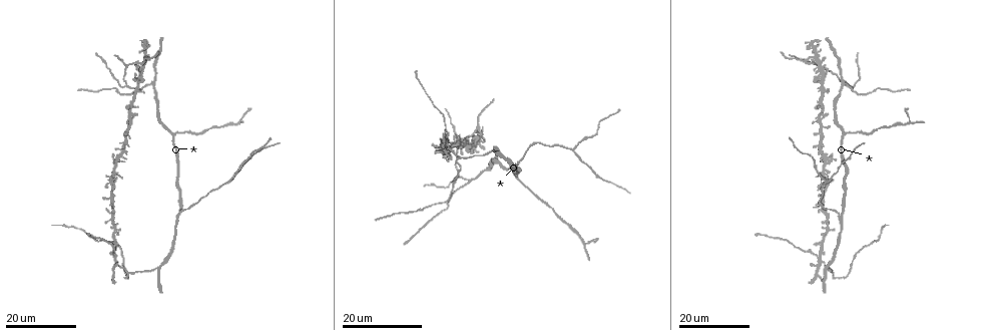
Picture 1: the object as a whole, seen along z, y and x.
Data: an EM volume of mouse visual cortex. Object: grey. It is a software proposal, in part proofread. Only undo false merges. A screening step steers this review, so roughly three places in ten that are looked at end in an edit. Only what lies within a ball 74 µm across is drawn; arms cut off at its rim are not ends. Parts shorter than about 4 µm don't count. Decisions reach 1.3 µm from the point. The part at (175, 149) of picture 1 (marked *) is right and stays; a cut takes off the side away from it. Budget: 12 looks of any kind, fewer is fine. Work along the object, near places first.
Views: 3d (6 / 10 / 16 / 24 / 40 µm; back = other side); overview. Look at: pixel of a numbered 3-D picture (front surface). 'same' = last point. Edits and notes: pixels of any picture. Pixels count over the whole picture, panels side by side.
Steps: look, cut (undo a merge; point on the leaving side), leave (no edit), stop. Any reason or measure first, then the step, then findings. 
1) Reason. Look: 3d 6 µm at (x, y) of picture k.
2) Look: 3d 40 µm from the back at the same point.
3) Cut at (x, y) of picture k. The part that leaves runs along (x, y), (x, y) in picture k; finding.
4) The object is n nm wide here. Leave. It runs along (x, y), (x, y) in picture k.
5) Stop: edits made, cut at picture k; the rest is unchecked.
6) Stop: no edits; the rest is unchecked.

Three arms meet. Look: 3d 16 µm at (127, 274) of picture 1.

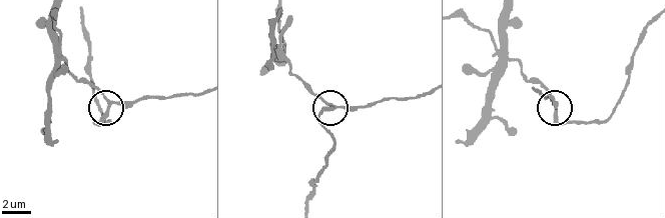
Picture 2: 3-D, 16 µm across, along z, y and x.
Zoom in. Look: 3d 6 µm at (108, 101) of picture 2.

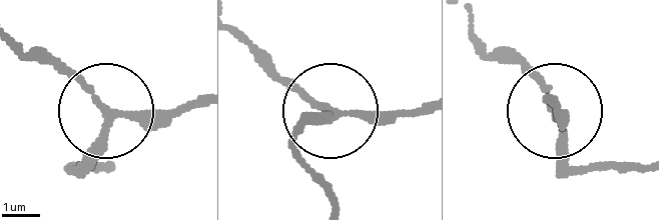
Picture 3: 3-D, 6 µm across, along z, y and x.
Leave. It runs along (195, 102), (128, 118), (90, 99), (45, 54) in picture 3; all the same neuron.

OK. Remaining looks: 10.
Three-way junction. Look: 3d 16 µm at (826, 267) of picture 1.

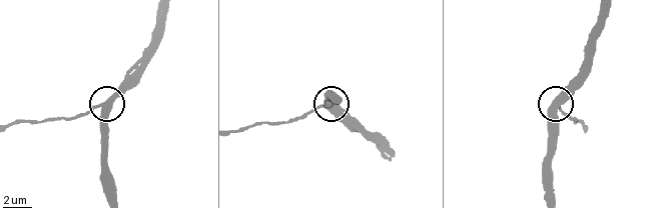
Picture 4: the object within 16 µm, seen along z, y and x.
Closer look. Look: 3d 10 µm at (321, 104) of picture 4.

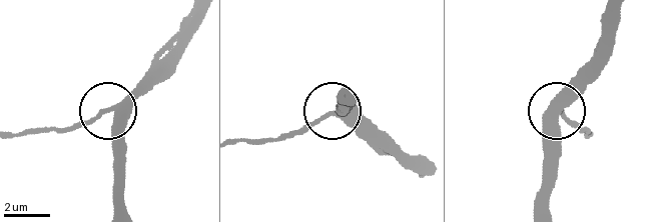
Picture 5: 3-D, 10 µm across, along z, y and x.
Look: 3d 6 µm at (334, 114) of picture 5.

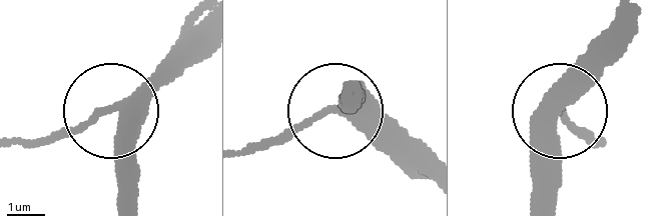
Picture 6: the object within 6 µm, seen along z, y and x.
The side arm is 7 µm long. Leave. It runs along (428, 178), (342, 114), (342, 98) in picture 6; one neuron here.

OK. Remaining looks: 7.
Side arm on a straight run. Look: 3d 16 µm at (839, 217) of picture 1.

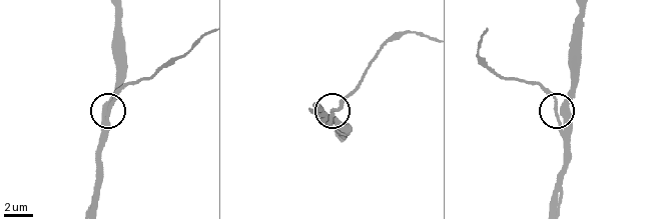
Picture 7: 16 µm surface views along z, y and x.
Look: 3d 10 µm at (108, 109) of picture 7.

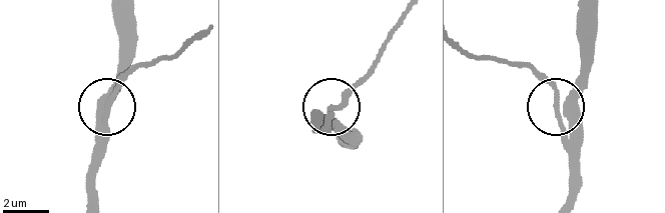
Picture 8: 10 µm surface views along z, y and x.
Leave. It runs along (591, 12), (591, 63), (563, 104), (530, 65) in picture 8; one neuron here.

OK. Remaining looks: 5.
Three-way junction. Look: 3d 16 µm at (825, 181) of picture 1.

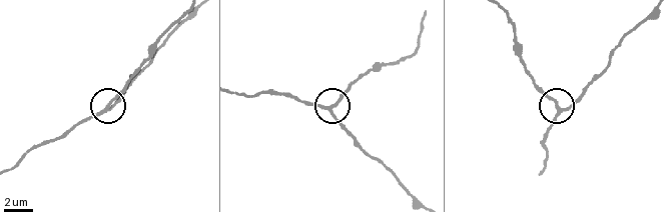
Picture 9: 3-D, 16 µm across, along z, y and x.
Look: 3d 10 µm at (332, 111) of picture 9.

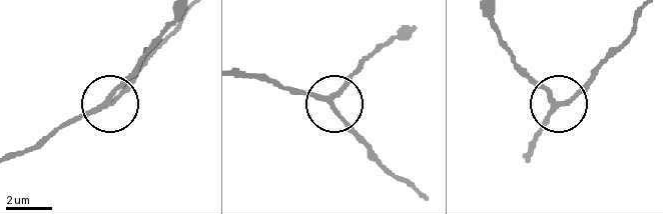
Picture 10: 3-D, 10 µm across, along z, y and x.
Leave. It runs along (16, 156), (38, 148), (102, 106), (134, 68) in picture 10; continuous, no second neuron.

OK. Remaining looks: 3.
Two arms in line, one across. Look: 3d 16 µm at (471, 181) of picture 1.

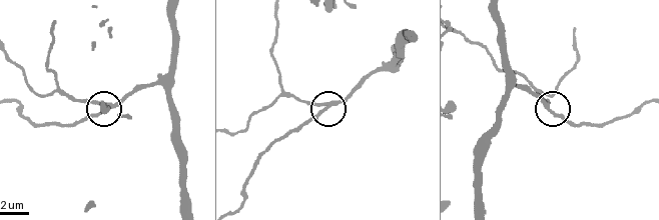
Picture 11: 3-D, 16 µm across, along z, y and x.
Look: 3d 6 µm at (550, 108) of picture 11.

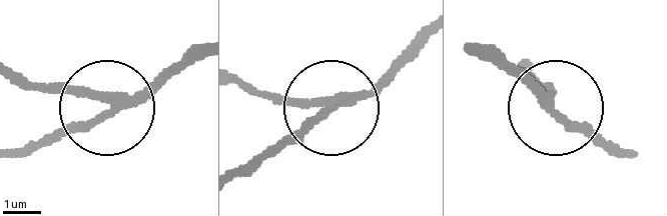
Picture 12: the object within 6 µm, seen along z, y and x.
3 arms meet here. Leave. It runs along (195, 45), (147, 90), (36, 153) in picture 12; continuous, no second neuron.

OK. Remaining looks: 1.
Stop: no edits; the rest is unchecked.

